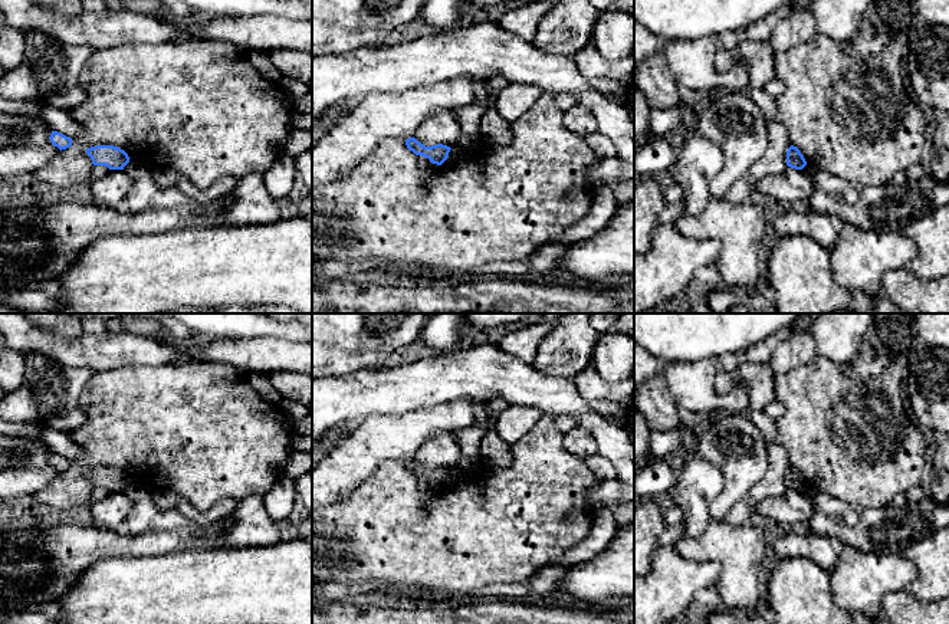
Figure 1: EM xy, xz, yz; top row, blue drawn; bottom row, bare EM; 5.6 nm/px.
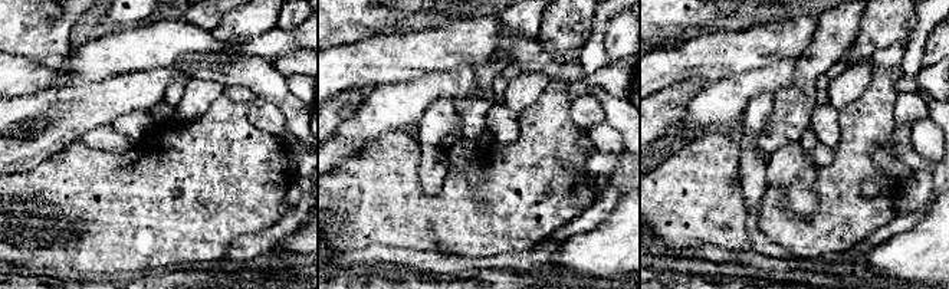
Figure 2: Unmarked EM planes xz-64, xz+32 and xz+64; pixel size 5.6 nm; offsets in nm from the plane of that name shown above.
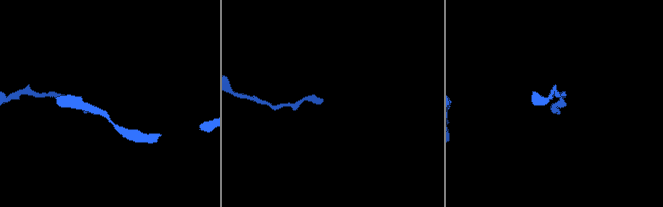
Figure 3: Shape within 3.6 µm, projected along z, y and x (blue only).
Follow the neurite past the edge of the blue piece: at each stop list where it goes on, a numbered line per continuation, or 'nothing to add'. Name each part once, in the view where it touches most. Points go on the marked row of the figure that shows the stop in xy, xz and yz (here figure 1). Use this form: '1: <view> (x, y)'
nothing to add

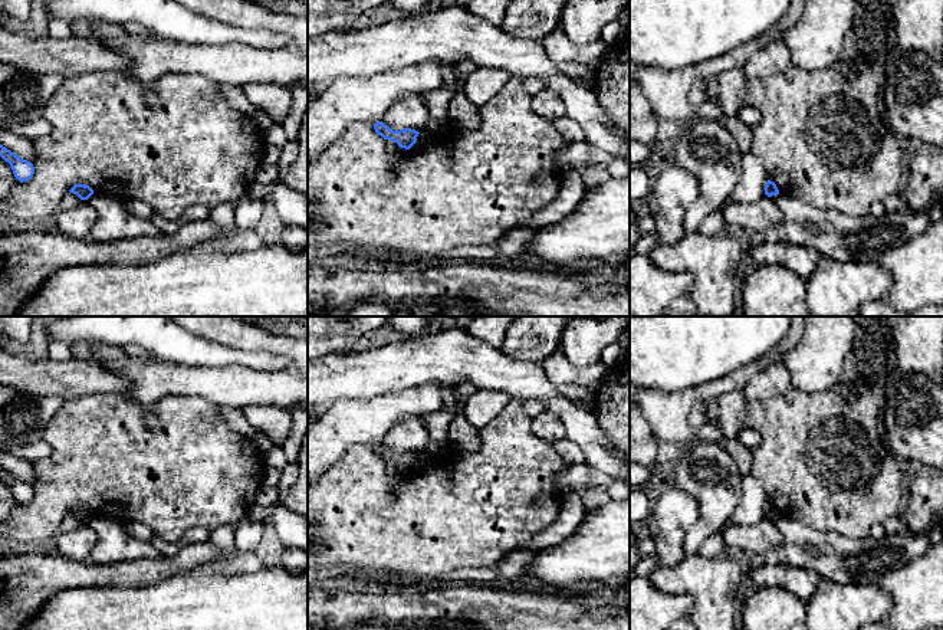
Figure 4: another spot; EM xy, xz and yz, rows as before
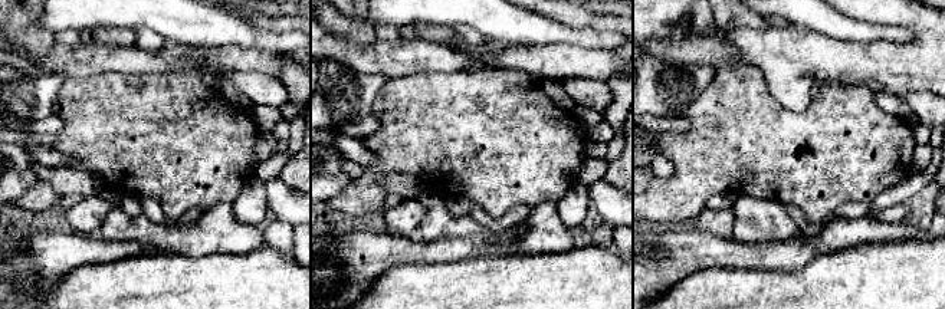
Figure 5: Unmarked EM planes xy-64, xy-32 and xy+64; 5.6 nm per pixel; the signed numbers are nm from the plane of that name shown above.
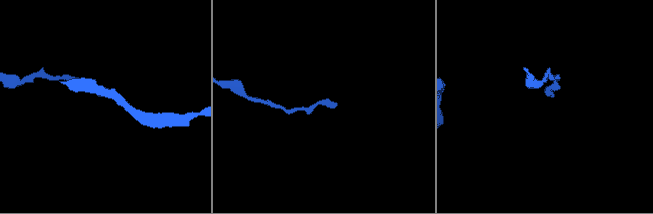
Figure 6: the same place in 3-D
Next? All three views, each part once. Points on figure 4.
nothing to add

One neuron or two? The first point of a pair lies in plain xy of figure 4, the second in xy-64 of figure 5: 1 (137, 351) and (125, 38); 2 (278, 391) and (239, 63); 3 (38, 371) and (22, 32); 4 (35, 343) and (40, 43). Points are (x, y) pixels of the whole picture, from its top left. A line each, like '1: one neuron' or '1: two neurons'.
1: two neurons
2: one neuron
3: two neurons
4: one neuron

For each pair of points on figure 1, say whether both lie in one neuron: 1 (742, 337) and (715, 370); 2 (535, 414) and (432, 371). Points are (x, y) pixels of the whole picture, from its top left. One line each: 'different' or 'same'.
1: different
2: different

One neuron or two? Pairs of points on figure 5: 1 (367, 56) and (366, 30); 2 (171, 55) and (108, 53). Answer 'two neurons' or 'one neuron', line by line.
1: two neurons
2: one neuron

